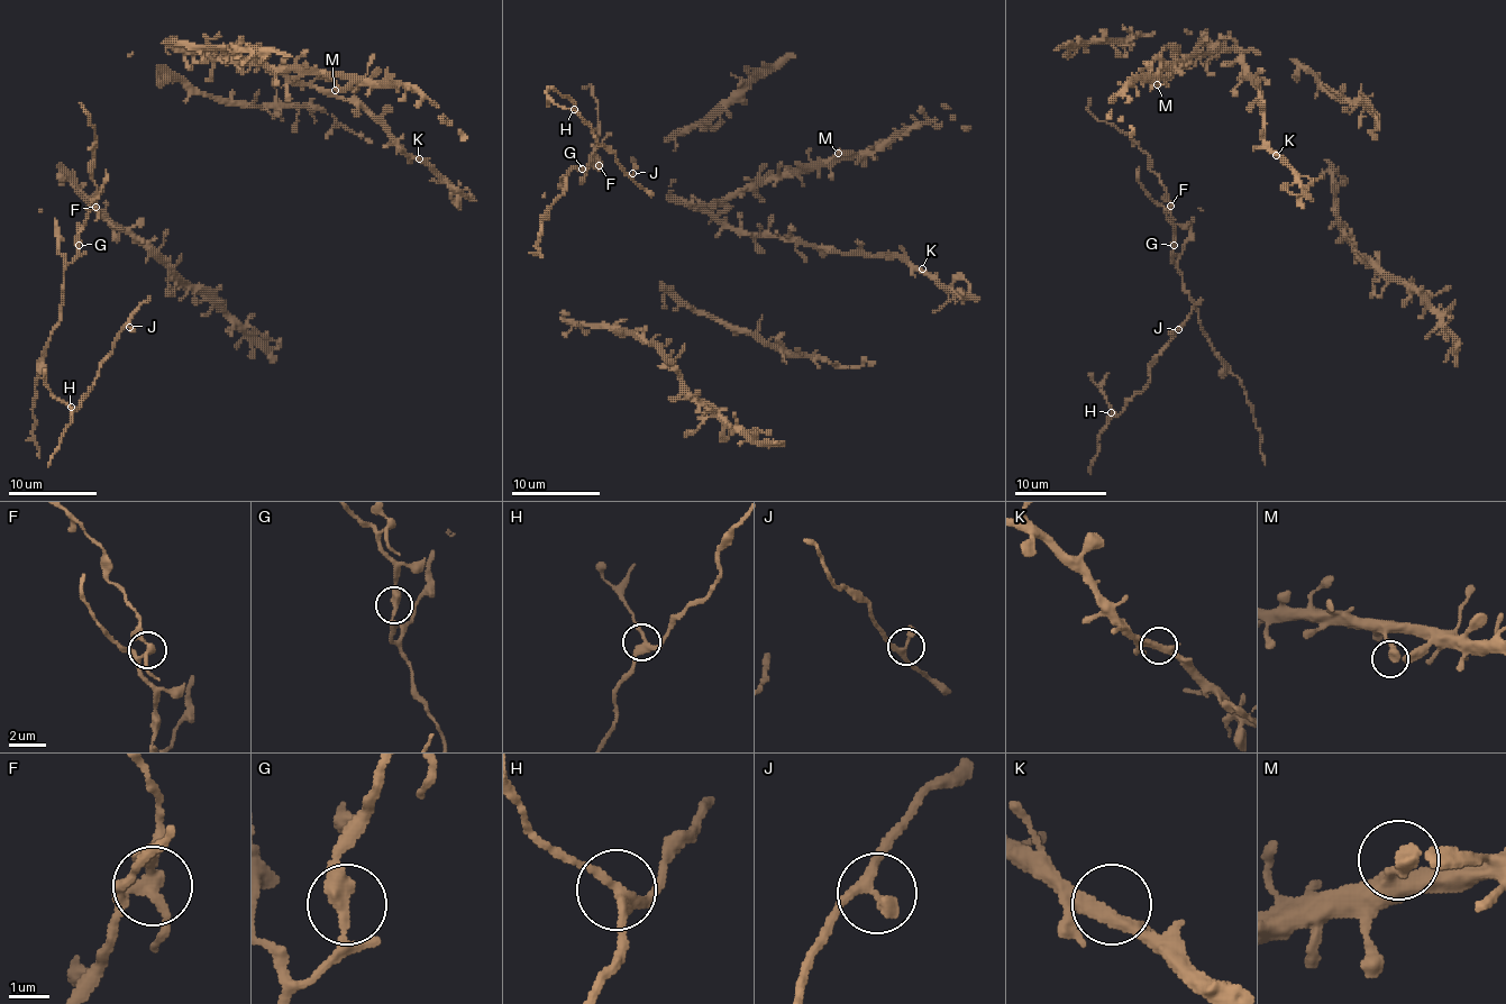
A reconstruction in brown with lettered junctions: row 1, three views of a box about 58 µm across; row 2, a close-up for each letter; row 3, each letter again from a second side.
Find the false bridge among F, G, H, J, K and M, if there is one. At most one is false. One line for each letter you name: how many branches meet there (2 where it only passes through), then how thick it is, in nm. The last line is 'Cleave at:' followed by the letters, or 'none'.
F: branches 3; calibre 280 nm
Cleave at: F

